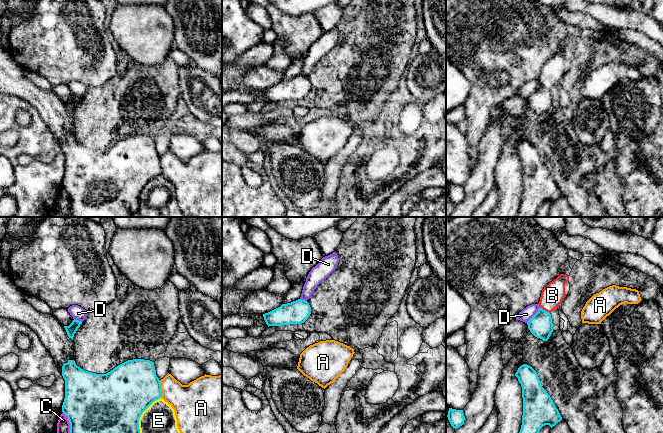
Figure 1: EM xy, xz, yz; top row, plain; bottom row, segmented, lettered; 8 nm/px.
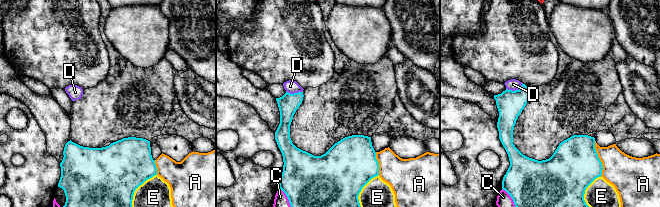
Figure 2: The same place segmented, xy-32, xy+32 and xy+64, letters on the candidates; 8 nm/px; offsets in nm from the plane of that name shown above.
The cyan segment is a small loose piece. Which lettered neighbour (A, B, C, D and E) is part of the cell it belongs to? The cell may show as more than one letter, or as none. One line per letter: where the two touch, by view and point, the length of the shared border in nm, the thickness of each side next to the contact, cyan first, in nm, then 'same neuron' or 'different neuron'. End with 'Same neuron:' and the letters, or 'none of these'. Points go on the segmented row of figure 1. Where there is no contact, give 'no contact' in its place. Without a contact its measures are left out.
A: contact xy (160, 389); length 140 nm; calibres 420 and 280 nm; different neuron
B: contact yz (544, 310); length 90 nm; calibres 190 and 180 nm; same neuron
C: contact xy (69, 422); length 180 nm; calibres 480 and 110 nm; different neuron
D: contact yz (534, 315); length 170 nm; calibres 190 and 100 nm; different neuron
E: contact xy (141, 414); length 340 nm; calibres 480 and 240 nm; different neuron
Same neuron: B

